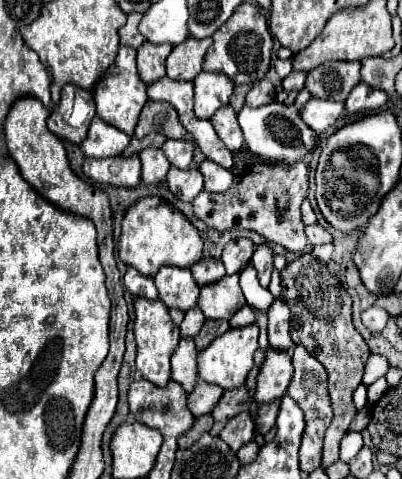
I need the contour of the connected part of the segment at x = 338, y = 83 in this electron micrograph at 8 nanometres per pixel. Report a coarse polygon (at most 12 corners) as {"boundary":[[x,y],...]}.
{"boundary":[[359,61],[323,63],[307,73],[317,99],[345,101],[361,81]]}

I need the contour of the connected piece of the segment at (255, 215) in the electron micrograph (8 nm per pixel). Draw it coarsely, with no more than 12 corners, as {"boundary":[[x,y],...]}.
{"boundary":[[257,165],[225,193],[201,191],[211,229],[249,229],[289,251],[307,245],[309,169]]}

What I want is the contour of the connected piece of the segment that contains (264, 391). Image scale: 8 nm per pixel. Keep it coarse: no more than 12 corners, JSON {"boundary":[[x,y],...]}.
{"boundary":[[269,349],[253,401],[279,401],[293,377],[291,355]]}

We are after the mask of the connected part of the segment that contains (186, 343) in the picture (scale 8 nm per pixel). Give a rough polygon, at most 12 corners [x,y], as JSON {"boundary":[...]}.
{"boundary":[[179,339],[171,379],[189,393],[197,383],[197,349]]}

